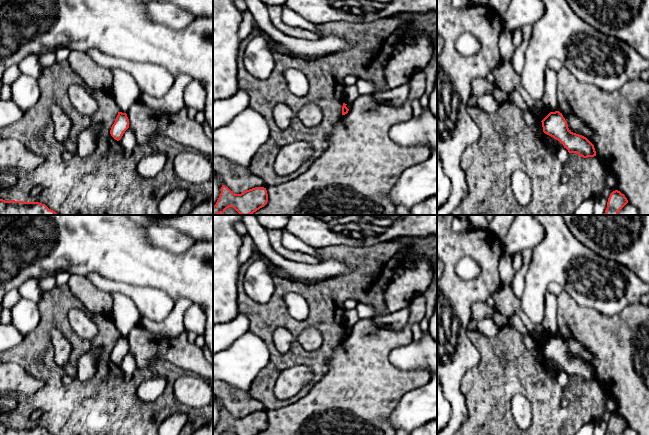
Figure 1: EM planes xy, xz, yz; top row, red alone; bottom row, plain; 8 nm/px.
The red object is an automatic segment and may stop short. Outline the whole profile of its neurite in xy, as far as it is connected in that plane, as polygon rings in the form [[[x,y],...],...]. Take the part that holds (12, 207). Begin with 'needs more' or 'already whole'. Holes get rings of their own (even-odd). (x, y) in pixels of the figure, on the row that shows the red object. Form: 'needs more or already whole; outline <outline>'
already whole; outline [[[0,199],[0,215],[58,215],[39,202],[5,201]]]

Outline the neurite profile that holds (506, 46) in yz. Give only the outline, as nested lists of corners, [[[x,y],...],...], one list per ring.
[[[503,30],[498,45],[502,61],[510,61],[516,49],[513,44],[512,32]]]

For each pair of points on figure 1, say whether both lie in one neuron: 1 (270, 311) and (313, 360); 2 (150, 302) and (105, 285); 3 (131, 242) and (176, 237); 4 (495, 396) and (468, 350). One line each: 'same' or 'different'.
1: same
2: same
3: different
4: different

